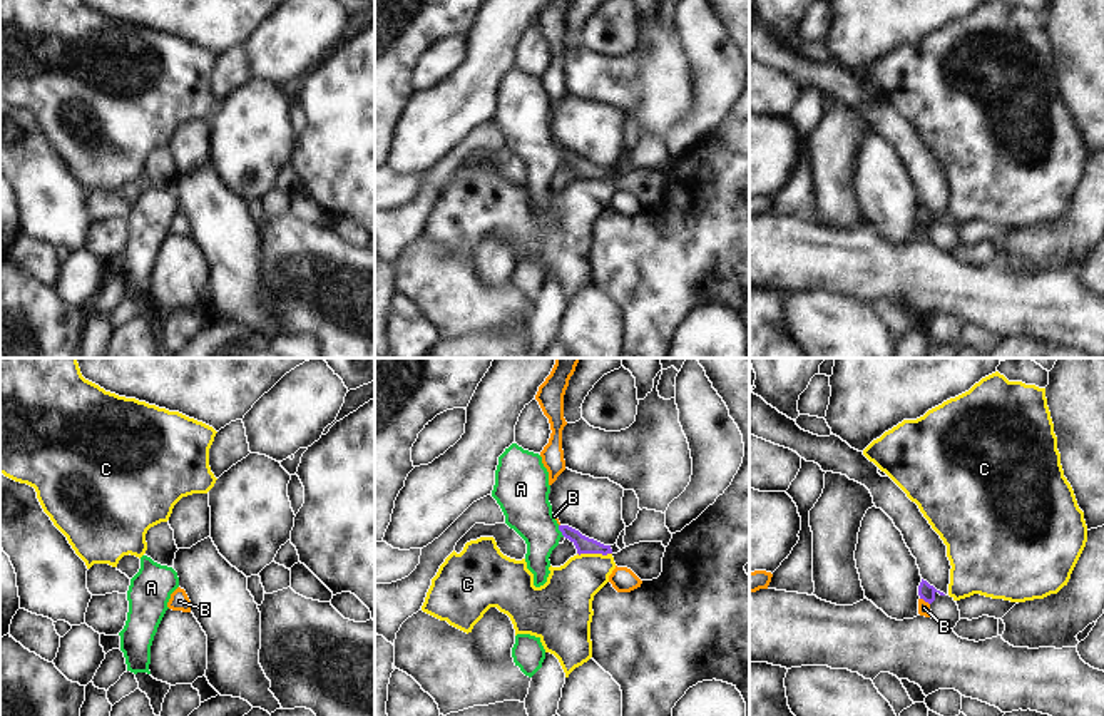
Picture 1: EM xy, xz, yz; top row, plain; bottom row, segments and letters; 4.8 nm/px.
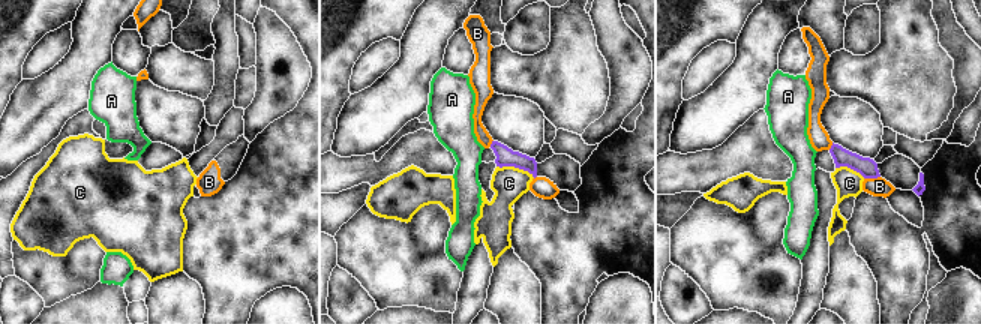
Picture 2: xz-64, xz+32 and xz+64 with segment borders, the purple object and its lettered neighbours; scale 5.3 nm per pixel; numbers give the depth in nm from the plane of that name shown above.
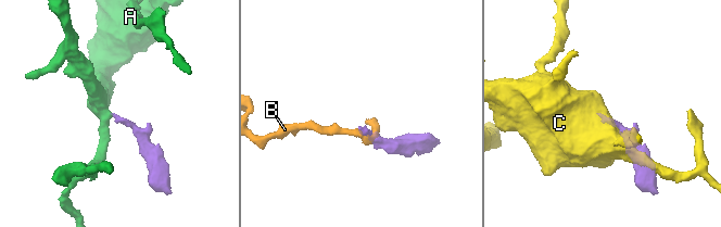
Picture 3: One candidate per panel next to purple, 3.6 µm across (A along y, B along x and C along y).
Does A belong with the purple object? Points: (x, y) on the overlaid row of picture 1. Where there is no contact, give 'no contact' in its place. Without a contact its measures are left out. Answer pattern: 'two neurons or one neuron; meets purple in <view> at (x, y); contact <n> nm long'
one neuron; meets purple in xz at (559, 529); contact 70 nm long

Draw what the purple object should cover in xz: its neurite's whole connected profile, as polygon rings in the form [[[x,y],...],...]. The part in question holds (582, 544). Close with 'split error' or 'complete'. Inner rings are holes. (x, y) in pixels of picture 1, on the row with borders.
[[[512,443],[498,457],[492,497],[500,505],[505,524],[527,544],[525,562],[540,587],[550,574],[550,554],[562,537],[569,539],[577,554],[612,554],[611,545],[582,535],[569,525],[559,525],[549,502],[549,472],[539,453]]]; split error

